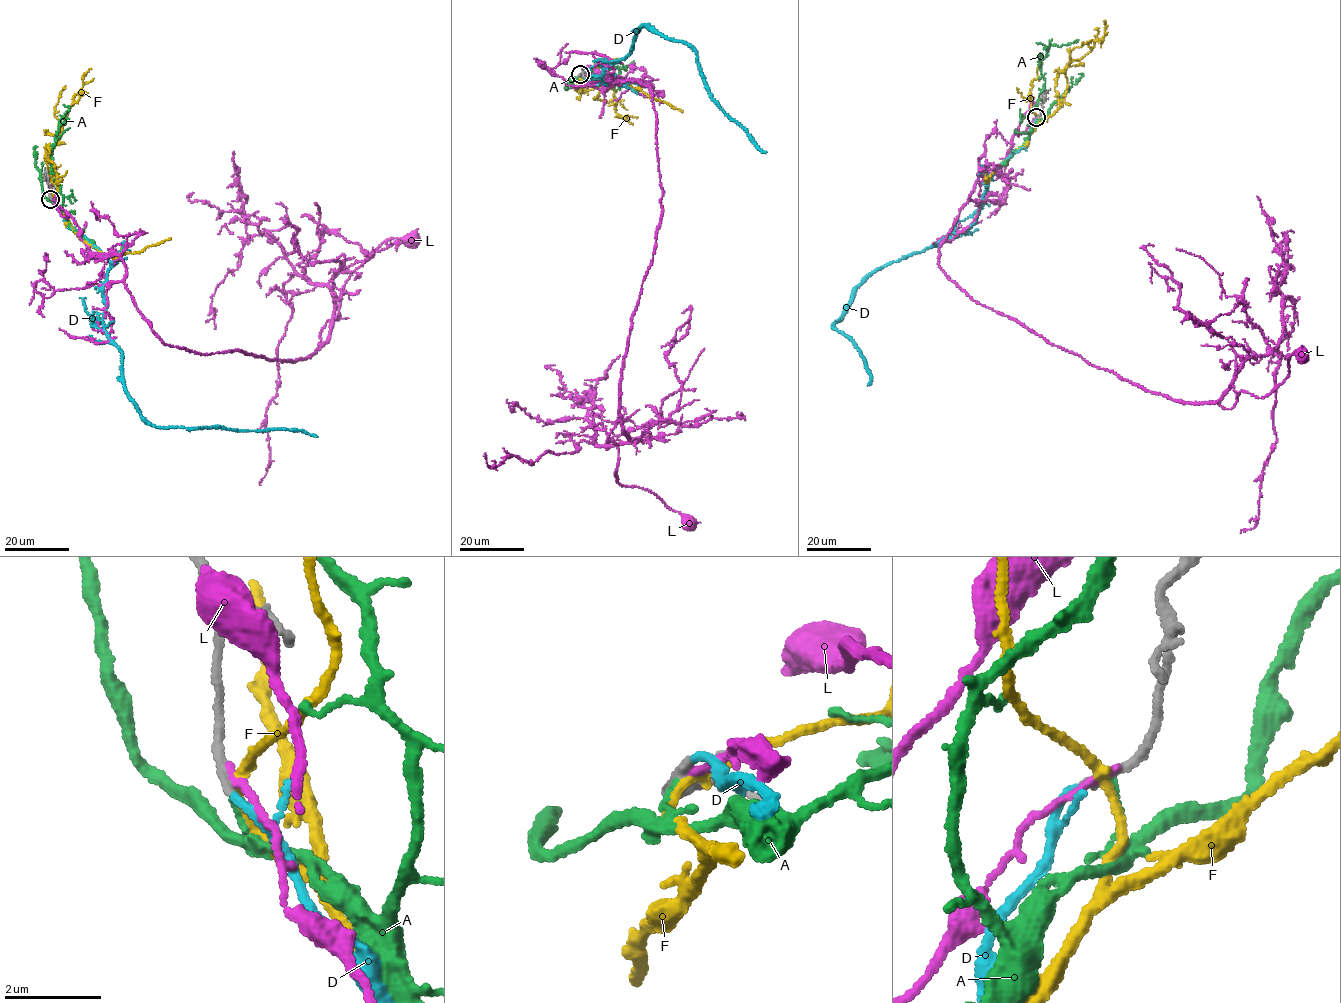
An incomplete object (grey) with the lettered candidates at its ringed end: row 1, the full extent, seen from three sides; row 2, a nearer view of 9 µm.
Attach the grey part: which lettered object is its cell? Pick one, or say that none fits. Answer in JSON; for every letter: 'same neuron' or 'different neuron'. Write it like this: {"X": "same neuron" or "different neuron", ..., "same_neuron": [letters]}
{"A": "different neuron", "D": "same neuron", "F": "different neuron", "L": "different neuron", "same_neuron": ["D"]}

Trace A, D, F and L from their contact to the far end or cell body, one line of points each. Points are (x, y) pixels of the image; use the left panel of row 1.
A: (50, 199), (59, 206), (63, 202), (51, 156), (59, 123), (70, 107), (64, 105)
D: (51, 199), (67, 225), (108, 259), (103, 328), (120, 350), (125, 389), (147, 421), (293, 428), (317, 436)
F: (50, 198), (57, 203), (52, 186), (51, 150), (73, 98), (83, 86), (83, 75), (91, 68)
L: (50, 198), (91, 252), (118, 255), (159, 339), (203, 355), (305, 358), (352, 272), (411, 239)

